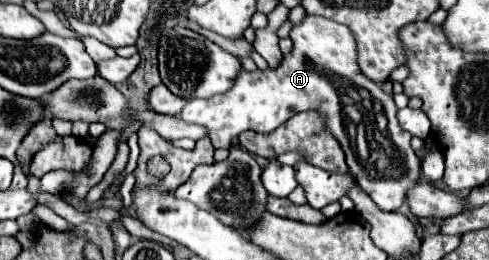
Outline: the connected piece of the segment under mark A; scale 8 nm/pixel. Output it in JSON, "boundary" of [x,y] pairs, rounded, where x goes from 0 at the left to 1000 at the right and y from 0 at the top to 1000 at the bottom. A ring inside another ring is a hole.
{"boundary":[[[628,62],[620,92],[611,92],[611,100],[603,100],[603,108],[595,115],[595,154],[599,154],[599,192],[595,192],[591,208],[583,208],[579,238],[575,238],[575,246],[571,246],[566,262],[558,262],[558,269],[554,269],[554,262],[546,262],[546,269],[517,269],[517,277],[505,277],[505,269],[497,269],[497,262],[493,262],[493,269],[489,269],[489,285],[485,285],[485,300],[481,300],[481,323],[476,323],[476,338],[472,338],[472,346],[464,346],[460,362],[444,362],[444,369],[431,369],[431,377],[399,377],[399,385],[387,385],[387,392],[382,392],[382,408],[374,415],[374,431],[370,431],[366,446],[370,446],[370,454],[374,454],[378,469],[395,469],[395,477],[407,477],[407,485],[419,485],[419,492],[427,500],[427,531],[431,531],[431,546],[436,546],[436,562],[440,562],[440,569],[464,569],[464,546],[468,546],[472,531],[489,523],[489,515],[493,515],[493,508],[501,508],[501,500],[517,500],[517,508],[558,508],[558,500],[562,500],[566,485],[575,485],[579,469],[587,469],[587,462],[591,462],[595,446],[603,446],[603,438],[611,438],[611,431],[632,431],[632,423],[640,423],[640,431],[648,431],[648,438],[652,438],[652,446],[661,454],[661,469],[665,469],[665,492],[669,492],[669,500],[673,500],[673,508],[677,508],[677,515],[685,523],[685,538],[689,538],[689,546],[697,554],[697,569],[701,569],[701,585],[706,585],[706,615],[710,615],[710,638],[714,638],[714,662],[718,662],[718,669],[726,677],[730,708],[734,708],[734,715],[738,715],[738,723],[742,723],[742,731],[746,731],[746,738],[751,738],[751,746],[759,754],[759,769],[763,769],[763,777],[767,777],[767,785],[771,785],[771,792],[775,792],[779,808],[787,808],[787,815],[804,815],[804,808],[812,808],[812,800],[816,800],[816,792],[820,792],[820,785],[828,777],[828,738],[832,738],[832,723],[840,723],[840,715],[845,715],[845,708],[849,708],[849,700],[857,692],[857,662],[861,662],[861,631],[857,631],[857,608],[849,600],[849,585],[845,585],[845,569],[840,569],[840,515],[836,515],[836,508],[828,508],[828,500],[820,492],[816,462],[812,462],[812,408],[808,408],[808,392],[804,392],[804,369],[800,369],[800,362],[791,362],[791,354],[783,354],[783,346],[779,346],[779,323],[775,323],[775,315],[767,315],[767,308],[751,300],[751,292],[746,292],[746,285],[738,277],[738,262],[734,262],[734,238],[730,238],[730,154],[726,154],[722,123],[718,123],[718,115],[714,115],[710,100],[701,100],[701,92],[693,92],[693,85],[681,85],[681,77],[669,77],[669,69],[656,69],[656,62]],[[697,354],[710,354],[718,385],[710,385],[710,377],[697,377]],[[701,385],[710,385],[714,400],[726,400],[726,408],[722,408],[722,415],[726,415],[726,454],[714,454],[714,438],[722,438],[722,423],[718,423],[718,431],[714,431],[714,415],[710,415],[710,423],[701,423]]]}

